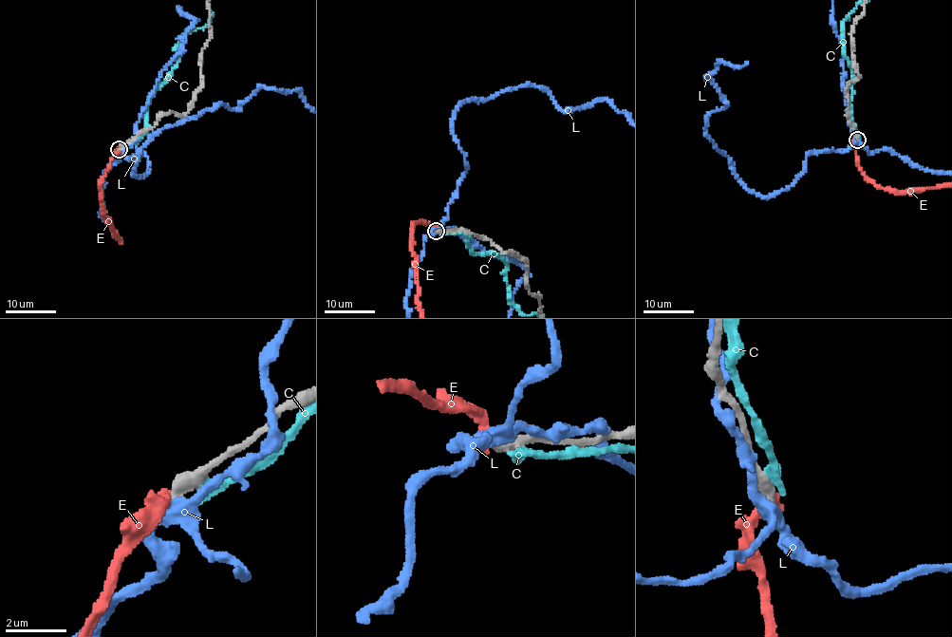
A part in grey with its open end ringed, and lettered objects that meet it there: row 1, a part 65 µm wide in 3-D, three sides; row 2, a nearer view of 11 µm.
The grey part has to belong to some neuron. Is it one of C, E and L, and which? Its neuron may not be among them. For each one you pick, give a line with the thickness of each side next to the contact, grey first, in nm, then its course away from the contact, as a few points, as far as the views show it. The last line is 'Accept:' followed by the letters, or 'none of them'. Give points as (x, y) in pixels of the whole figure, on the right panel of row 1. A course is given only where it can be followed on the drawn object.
Accept: none of them

